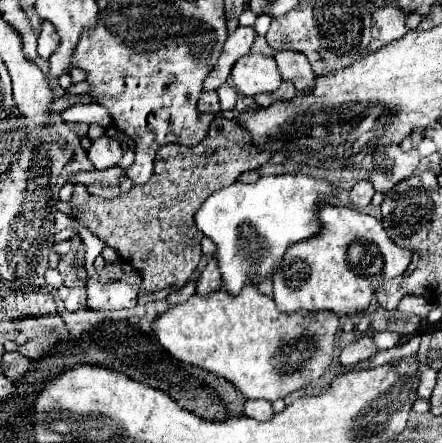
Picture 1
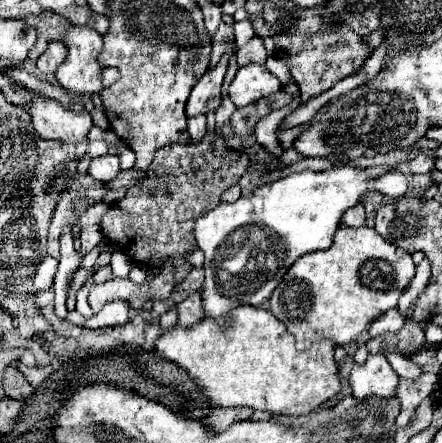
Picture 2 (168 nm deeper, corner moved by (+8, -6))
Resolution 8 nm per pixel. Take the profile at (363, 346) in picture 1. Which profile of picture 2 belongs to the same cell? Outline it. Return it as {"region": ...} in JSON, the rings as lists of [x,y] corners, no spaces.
{"region":[[[368,354],[368,360],[364,364],[354,364],[348,380],[356,398],[364,398],[370,394],[382,398],[396,396],[398,376],[384,354]]]}

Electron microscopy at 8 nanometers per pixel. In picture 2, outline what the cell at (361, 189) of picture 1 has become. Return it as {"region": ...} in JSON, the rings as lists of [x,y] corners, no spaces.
{"region":[[[358,202],[358,204],[352,206],[352,208],[348,208],[348,212],[342,216],[342,222],[344,222],[346,226],[352,226],[352,228],[364,226],[364,224],[366,224],[366,214],[364,214],[362,202]]]}

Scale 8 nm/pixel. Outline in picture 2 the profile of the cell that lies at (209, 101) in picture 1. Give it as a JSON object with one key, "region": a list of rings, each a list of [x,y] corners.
{"region":[[[198,114],[198,116],[188,118],[188,132],[190,132],[192,142],[194,140],[202,140],[202,136],[206,134],[206,116]]]}

